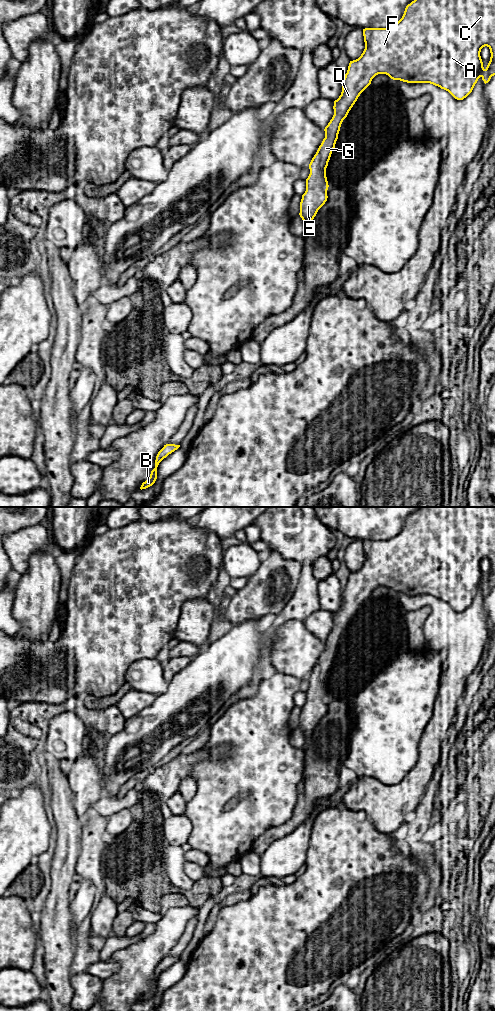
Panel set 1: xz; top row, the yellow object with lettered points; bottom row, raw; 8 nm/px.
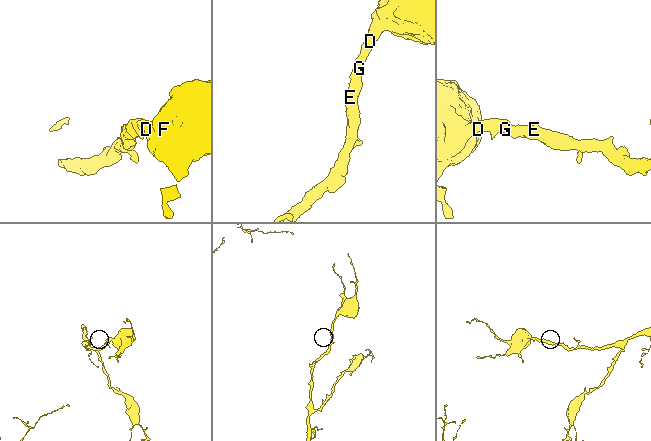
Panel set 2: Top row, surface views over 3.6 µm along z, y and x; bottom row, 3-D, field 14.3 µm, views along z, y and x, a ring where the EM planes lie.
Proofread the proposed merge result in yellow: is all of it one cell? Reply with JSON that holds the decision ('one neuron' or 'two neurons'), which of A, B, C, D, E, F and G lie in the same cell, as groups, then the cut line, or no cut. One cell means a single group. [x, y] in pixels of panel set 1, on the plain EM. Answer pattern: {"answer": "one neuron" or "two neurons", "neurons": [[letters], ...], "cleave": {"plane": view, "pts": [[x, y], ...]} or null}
{"answer": "one neuron", "neurons": [["A", "B", "C", "D", "E", "F", "G"]], "cleave": null}

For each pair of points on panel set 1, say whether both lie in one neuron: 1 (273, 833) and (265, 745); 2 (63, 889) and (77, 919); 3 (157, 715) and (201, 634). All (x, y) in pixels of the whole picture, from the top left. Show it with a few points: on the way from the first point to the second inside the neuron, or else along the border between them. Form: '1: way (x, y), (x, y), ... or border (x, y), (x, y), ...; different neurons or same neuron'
1: border (292, 814), (286, 821), (267, 829), (254, 842); different neurons
2: border (70, 900), (72, 926); different neurons
3: border (208, 643), (202, 649); different neurons

